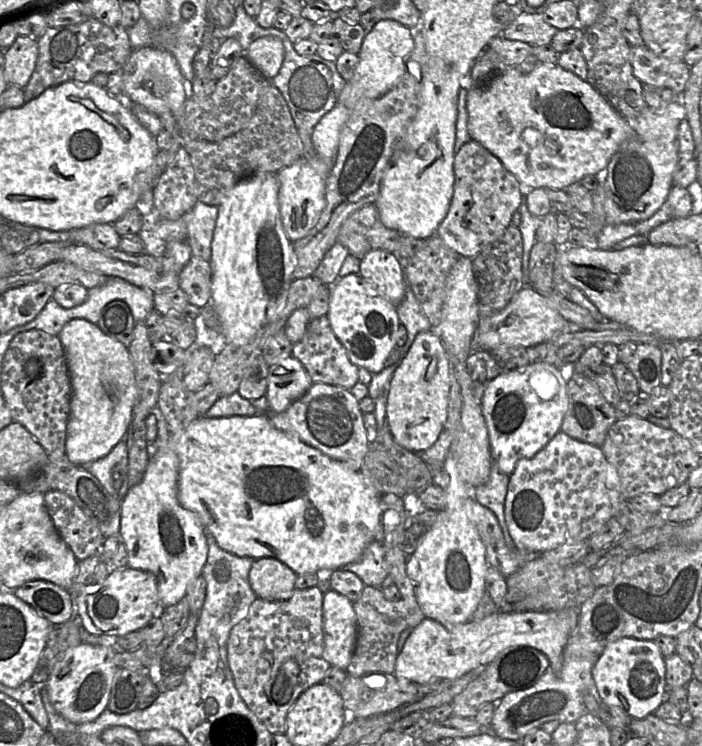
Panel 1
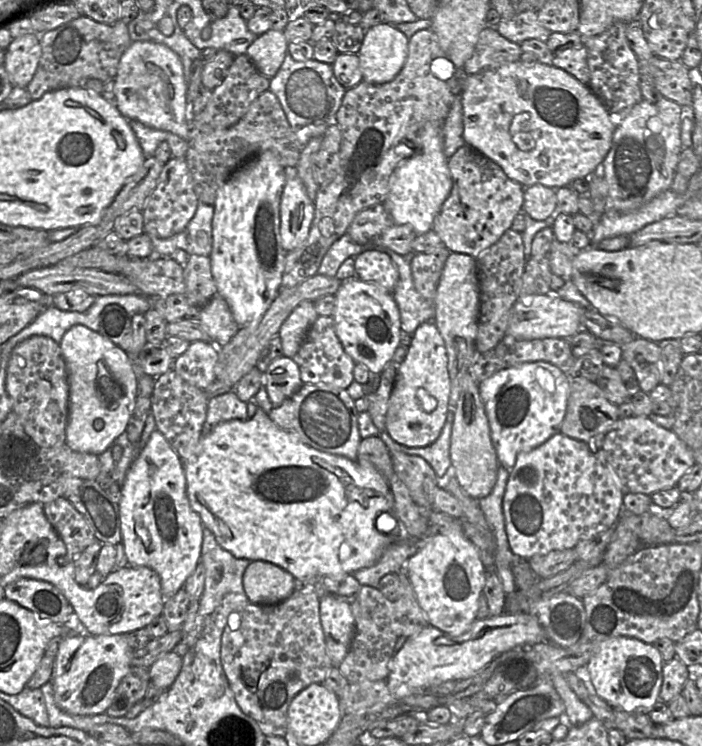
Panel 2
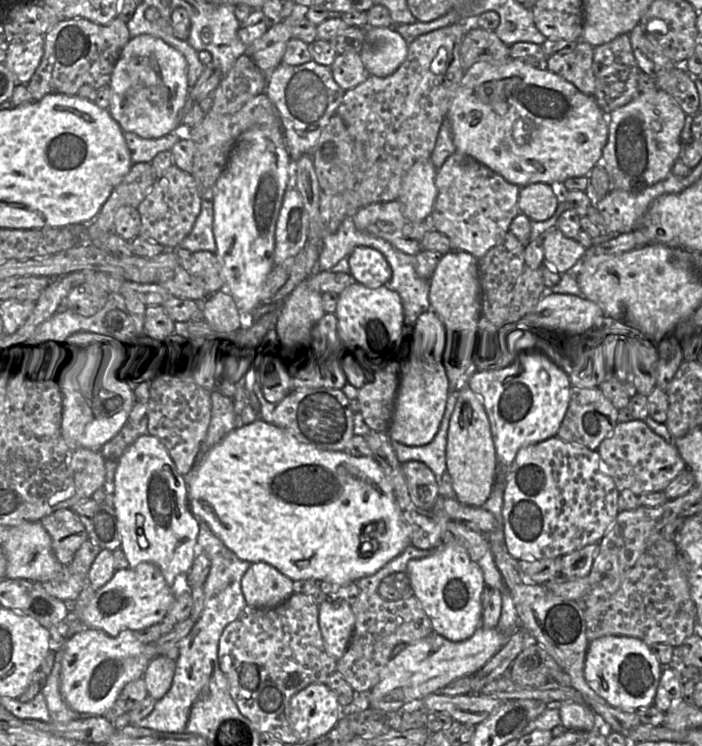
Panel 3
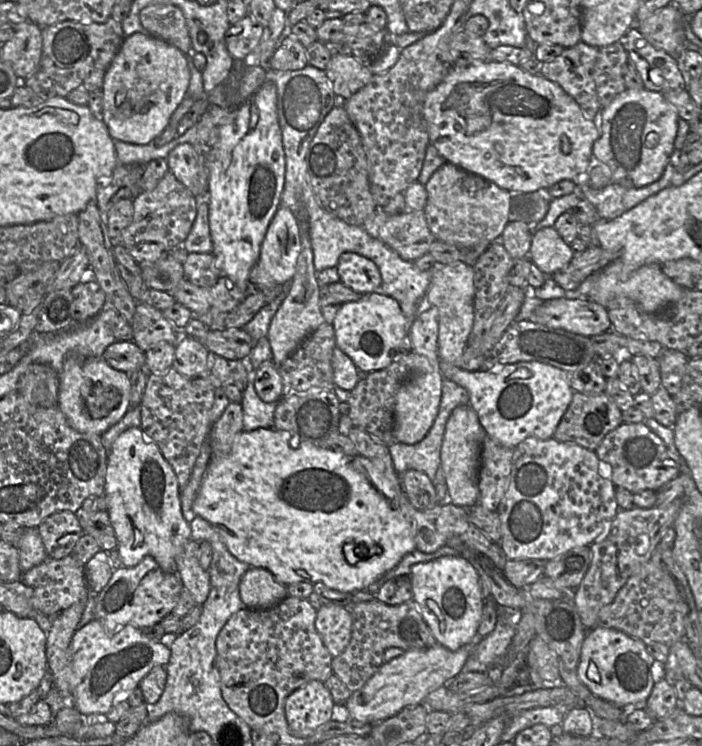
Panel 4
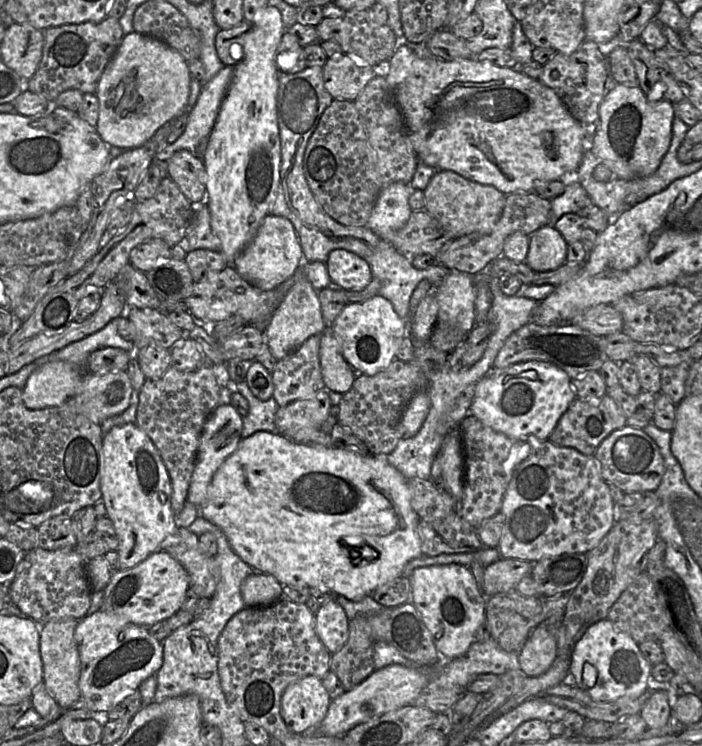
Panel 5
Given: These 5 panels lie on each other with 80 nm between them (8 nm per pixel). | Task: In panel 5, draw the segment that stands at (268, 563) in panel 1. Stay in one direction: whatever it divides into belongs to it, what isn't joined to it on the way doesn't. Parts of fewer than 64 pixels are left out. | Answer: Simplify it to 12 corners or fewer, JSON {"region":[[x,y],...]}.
{"region":[[253,573],[241,584],[246,607],[263,607],[283,597],[271,574]]}

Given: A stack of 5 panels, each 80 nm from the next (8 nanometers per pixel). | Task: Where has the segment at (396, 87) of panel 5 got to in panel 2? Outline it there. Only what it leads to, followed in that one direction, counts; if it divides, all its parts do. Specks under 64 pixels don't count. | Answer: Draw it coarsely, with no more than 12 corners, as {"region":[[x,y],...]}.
{"region":[[539,62],[466,76],[463,139],[523,187],[600,172],[616,120]]}

